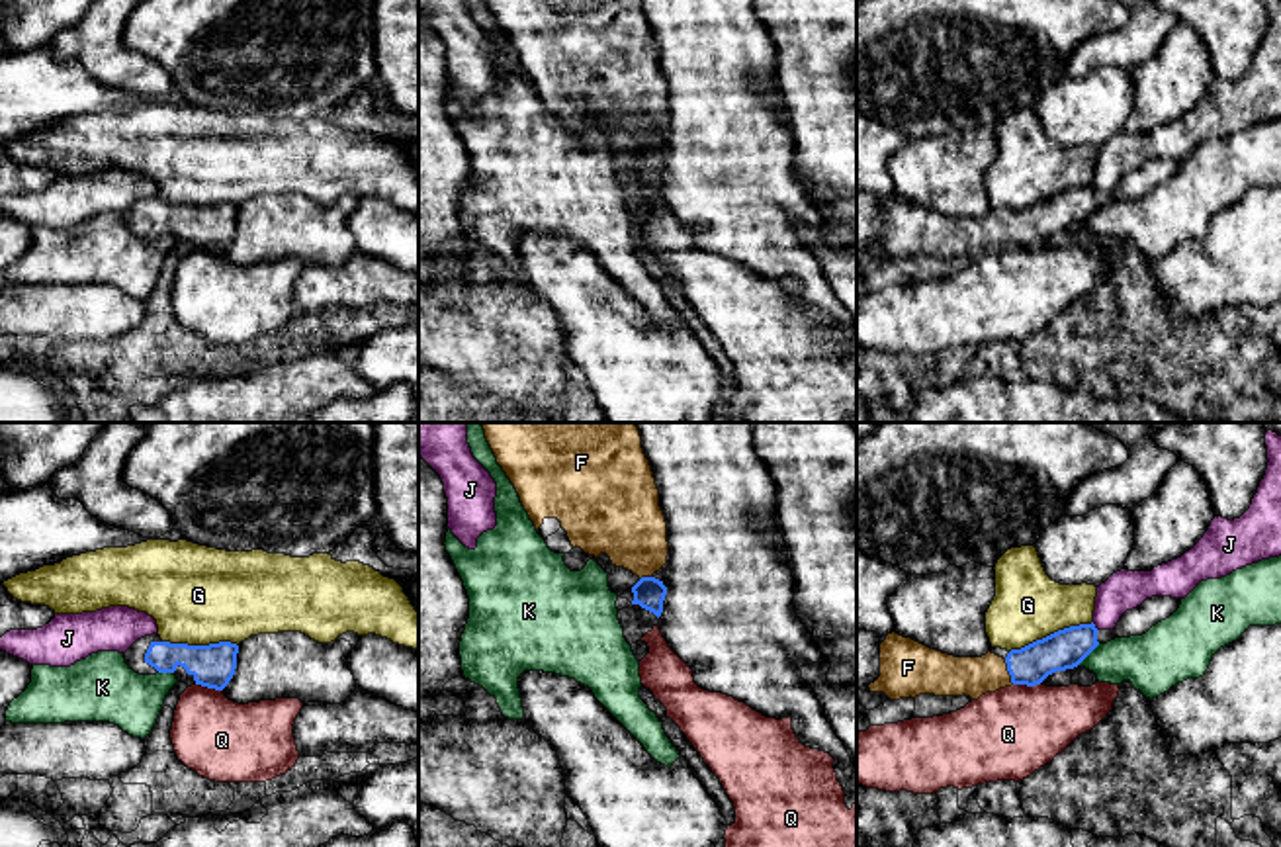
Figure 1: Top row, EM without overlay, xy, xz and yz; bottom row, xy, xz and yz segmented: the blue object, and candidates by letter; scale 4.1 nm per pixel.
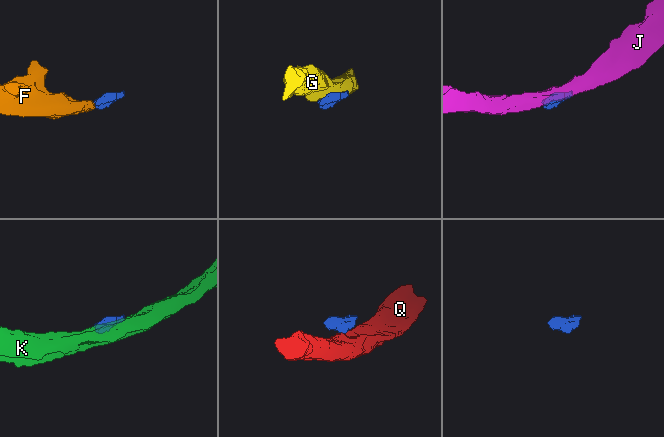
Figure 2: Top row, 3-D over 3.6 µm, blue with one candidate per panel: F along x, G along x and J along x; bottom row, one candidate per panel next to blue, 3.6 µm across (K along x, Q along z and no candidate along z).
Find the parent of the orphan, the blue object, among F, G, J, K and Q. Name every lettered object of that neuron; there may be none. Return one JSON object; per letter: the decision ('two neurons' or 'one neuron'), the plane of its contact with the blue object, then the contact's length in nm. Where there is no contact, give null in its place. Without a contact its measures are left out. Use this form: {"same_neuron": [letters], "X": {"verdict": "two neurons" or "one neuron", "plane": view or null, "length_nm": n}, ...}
{"same_neuron": ["F"], "F": {"verdict": "one neuron", "plane": "yz", "length_nm": 110}, "G": {"verdict": "two neurons", "plane": "yz", "length_nm": 360}, "J": {"verdict": "two neurons", "plane": "yz", "length_nm": 50}, "K": {"verdict": "two neurons", "plane": "yz", "length_nm": 130}, "Q": {"verdict": "two neurons", "plane": "xy", "length_nm": 120}}

